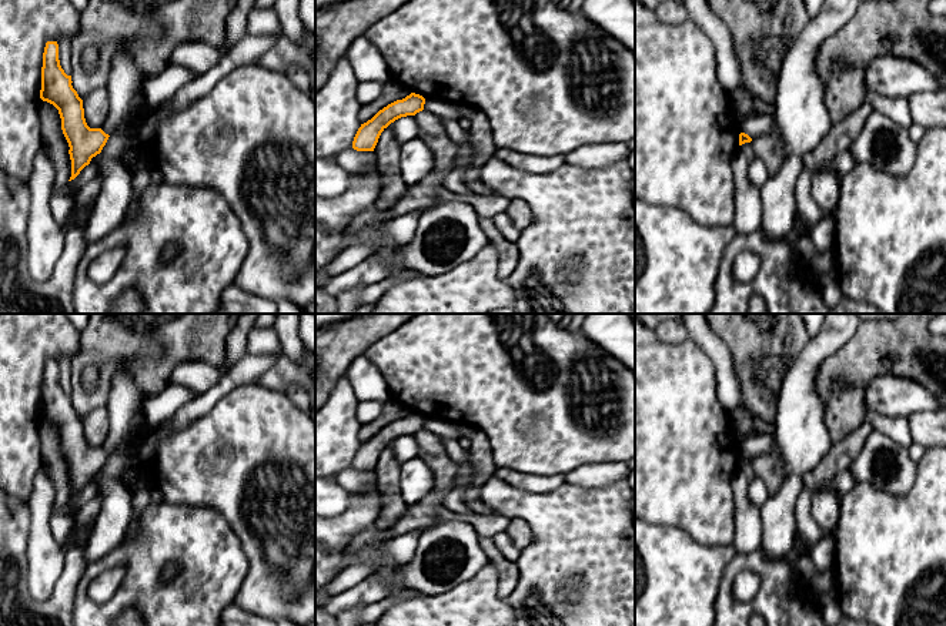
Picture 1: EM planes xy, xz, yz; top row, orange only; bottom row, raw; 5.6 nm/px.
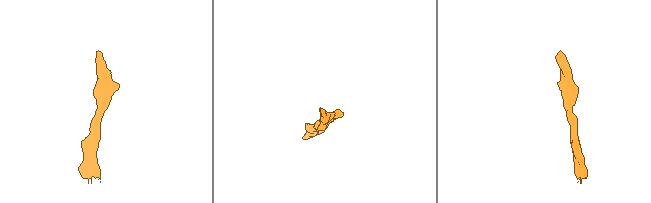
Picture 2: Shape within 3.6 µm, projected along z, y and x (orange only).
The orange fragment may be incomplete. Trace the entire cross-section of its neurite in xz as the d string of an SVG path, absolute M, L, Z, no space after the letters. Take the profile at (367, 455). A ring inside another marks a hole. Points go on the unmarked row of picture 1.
M411 412L402 419L397 419L380 429L371 439L358 448L352 468L357 471L374 471L381 452L395 439L407 435L415 435L424 429L425 418Z

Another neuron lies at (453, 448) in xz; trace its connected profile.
M441 438L441 441L448 456L458 465L469 461L469 452L459 445L458 439Z

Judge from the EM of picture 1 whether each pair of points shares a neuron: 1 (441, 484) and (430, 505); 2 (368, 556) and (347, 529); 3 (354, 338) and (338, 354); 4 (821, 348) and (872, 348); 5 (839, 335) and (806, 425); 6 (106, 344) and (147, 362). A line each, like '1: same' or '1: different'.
1: same
2: different
3: same
4: different
5: same
6: same

